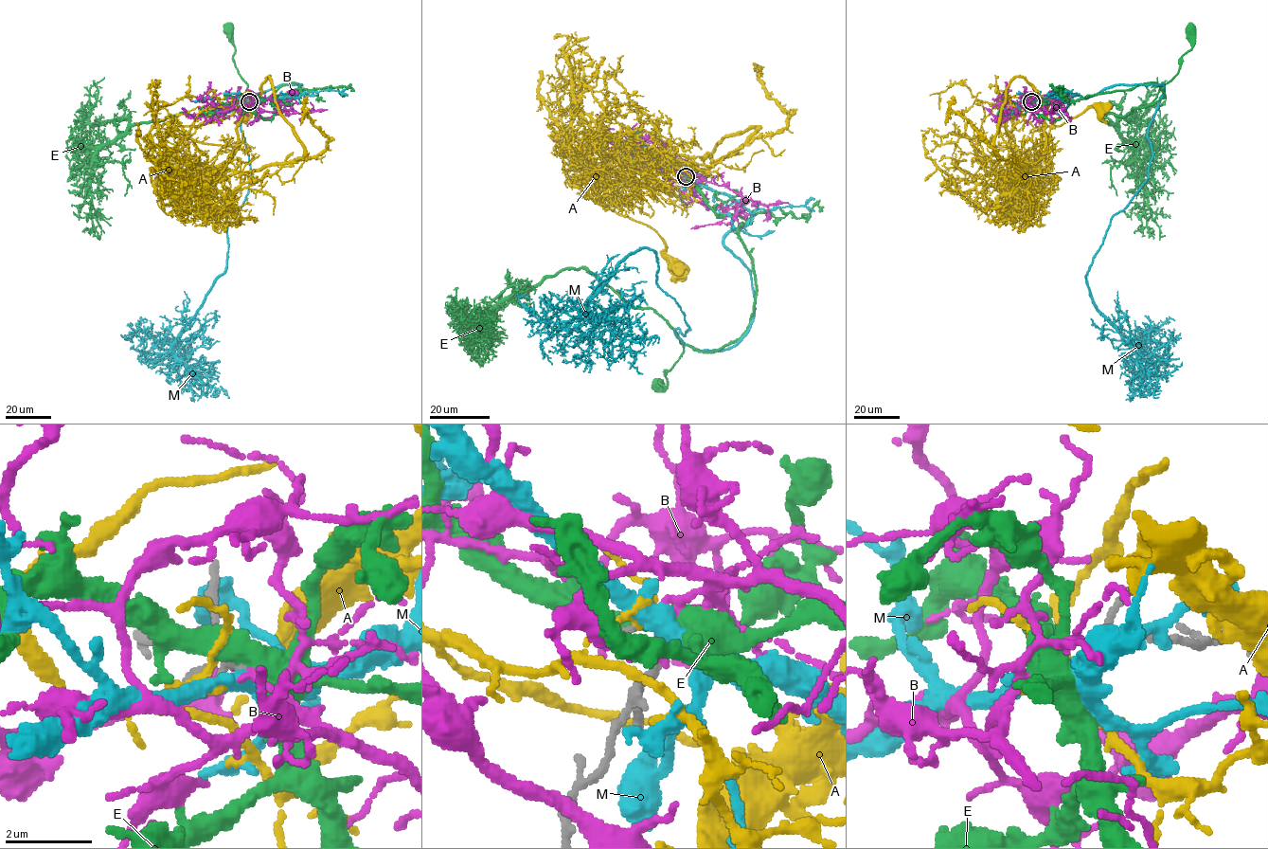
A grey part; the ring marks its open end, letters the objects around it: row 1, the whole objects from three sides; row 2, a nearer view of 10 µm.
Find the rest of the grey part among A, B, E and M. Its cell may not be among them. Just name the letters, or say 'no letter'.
no letter

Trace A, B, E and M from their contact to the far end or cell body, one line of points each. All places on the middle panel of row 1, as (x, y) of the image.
A: (684, 177), (691, 194), (687, 196), (614, 177), (581, 186), (600, 205), (650, 225), (675, 267)
B: (686, 179), (695, 174), (726, 185), (743, 202), (729, 208), (693, 201), (653, 164), (615, 146), (597, 114)
E: (687, 177), (717, 215), (745, 220), (755, 308), (720, 349), (678, 335), (659, 386)
M: (686, 178), (752, 214), (723, 244), (754, 315), (729, 348), (684, 344), (642, 248), (587, 311), (657, 343)

